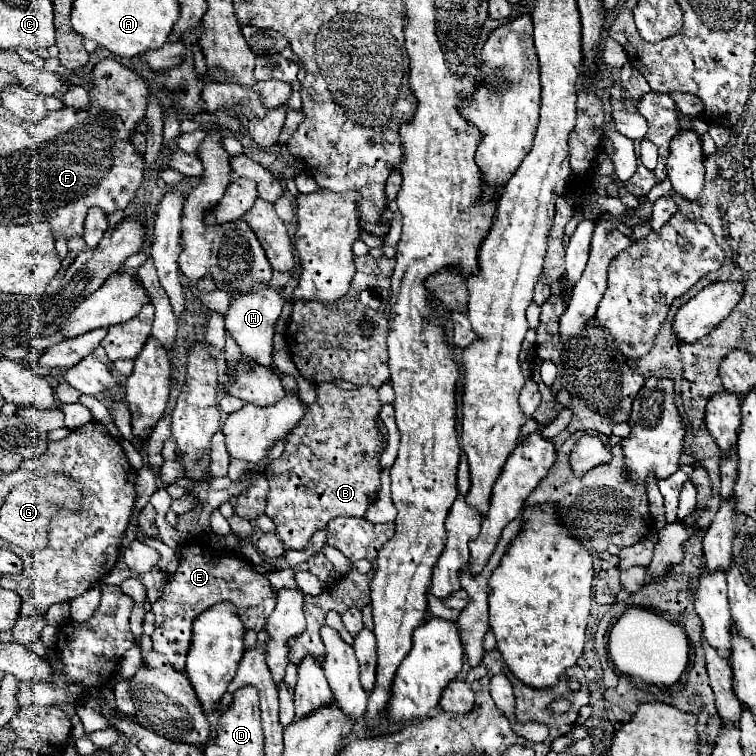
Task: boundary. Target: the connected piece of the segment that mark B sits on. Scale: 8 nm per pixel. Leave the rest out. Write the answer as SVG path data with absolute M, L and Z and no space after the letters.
M320 383L316 387L318 401L306 409L306 417L294 425L286 435L284 453L270 463L270 501L266 515L274 521L276 533L286 549L304 549L310 537L326 527L336 517L362 517L368 505L376 499L380 491L380 441L376 429L376 417L380 411L378 393L374 387L360 387L356 391L346 391L334 383Z

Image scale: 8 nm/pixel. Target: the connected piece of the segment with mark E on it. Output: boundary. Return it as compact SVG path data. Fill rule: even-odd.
M194 537L180 549L178 567L174 575L166 581L160 599L152 605L152 613L156 615L156 629L152 633L154 649L166 655L176 671L184 671L186 653L192 641L194 619L202 611L222 601L228 601L236 607L236 615L244 623L244 629L260 633L264 629L266 619L274 611L276 593L270 589L268 579L260 577L254 567L238 553L214 553L214 549L208 545L208 537Z

